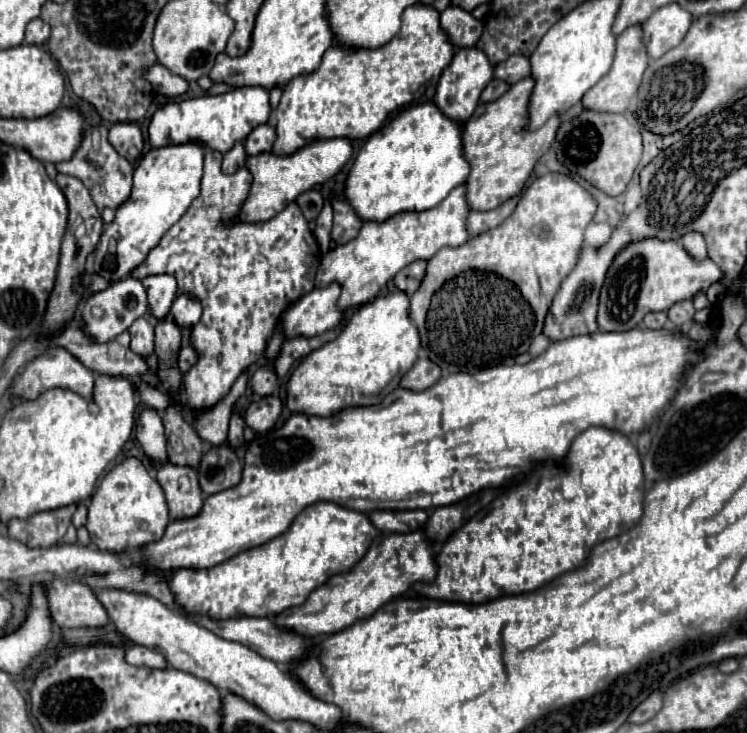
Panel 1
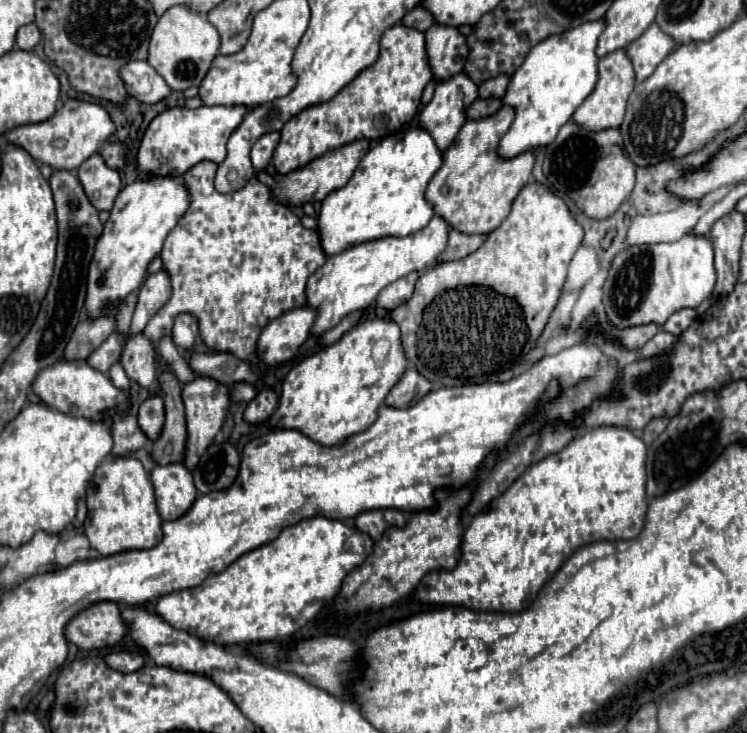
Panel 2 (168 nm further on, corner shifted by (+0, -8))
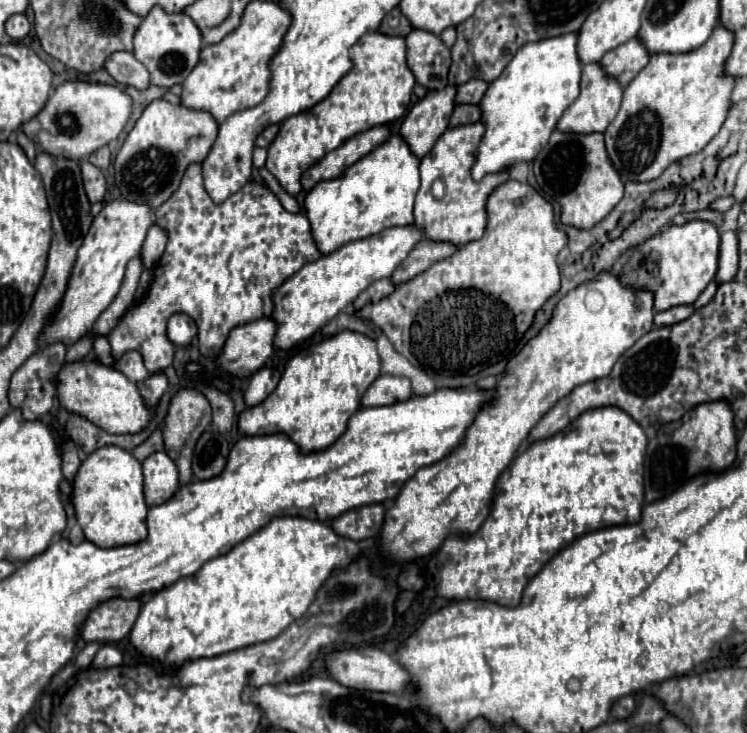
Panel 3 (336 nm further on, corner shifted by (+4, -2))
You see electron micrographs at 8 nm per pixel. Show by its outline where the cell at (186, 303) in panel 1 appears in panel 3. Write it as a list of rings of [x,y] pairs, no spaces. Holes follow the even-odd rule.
[[[173,314],[167,322],[167,336],[177,348],[185,348],[197,336],[197,326],[187,314]]]

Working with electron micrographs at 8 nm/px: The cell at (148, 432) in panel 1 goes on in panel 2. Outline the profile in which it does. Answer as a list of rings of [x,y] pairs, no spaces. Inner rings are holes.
[[[147,398],[141,406],[139,406],[139,414],[137,414],[139,426],[143,430],[143,434],[149,440],[159,438],[159,430],[163,430],[163,400],[157,398]]]

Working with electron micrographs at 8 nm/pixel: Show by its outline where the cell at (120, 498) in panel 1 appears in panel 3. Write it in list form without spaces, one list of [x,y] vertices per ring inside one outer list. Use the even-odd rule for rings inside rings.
[[[103,446],[89,454],[73,480],[73,506],[77,524],[89,542],[101,548],[137,544],[147,538],[147,506],[143,500],[141,462],[123,448]]]

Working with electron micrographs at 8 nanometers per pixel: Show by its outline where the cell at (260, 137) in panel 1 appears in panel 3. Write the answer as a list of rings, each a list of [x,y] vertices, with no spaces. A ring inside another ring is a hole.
[[[271,124],[271,126],[267,126],[267,128],[259,134],[259,138],[257,138],[257,146],[267,148],[267,146],[271,144],[271,140],[277,136],[277,132],[279,132],[279,124]]]

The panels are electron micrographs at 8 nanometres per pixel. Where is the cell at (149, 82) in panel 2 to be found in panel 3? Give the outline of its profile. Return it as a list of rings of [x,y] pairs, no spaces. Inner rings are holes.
[[[113,52],[105,60],[105,70],[123,86],[135,86],[137,90],[145,90],[149,86],[147,68],[139,64],[131,52]]]

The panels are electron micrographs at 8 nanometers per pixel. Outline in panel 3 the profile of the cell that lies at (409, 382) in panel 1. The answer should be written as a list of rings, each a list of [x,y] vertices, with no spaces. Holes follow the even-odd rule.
[[[383,374],[371,384],[371,388],[363,394],[361,406],[379,406],[379,404],[395,404],[395,400],[407,400],[411,396],[409,378]]]

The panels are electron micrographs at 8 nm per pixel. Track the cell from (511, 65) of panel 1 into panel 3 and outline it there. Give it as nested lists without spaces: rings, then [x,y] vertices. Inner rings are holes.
[[[469,80],[467,84],[461,84],[455,94],[455,104],[479,104],[487,90],[487,82],[483,80]]]

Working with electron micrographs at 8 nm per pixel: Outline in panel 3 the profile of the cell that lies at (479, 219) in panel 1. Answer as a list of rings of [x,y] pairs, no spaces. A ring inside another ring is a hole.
[[[421,240],[411,250],[411,256],[407,256],[407,260],[403,260],[403,264],[399,264],[399,268],[395,268],[395,272],[391,274],[389,280],[395,280],[395,288],[397,288],[399,284],[403,284],[403,282],[415,278],[417,274],[425,272],[435,262],[451,256],[455,250],[457,250],[457,246],[447,244],[447,242]]]

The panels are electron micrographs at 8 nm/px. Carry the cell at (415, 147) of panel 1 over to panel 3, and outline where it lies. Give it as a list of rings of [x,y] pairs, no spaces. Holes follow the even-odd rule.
[[[395,134],[387,142],[377,146],[373,152],[363,156],[359,162],[349,166],[341,176],[319,182],[305,196],[303,206],[307,218],[311,220],[311,236],[315,236],[315,244],[319,252],[331,254],[347,242],[379,234],[385,228],[413,224],[413,202],[417,190],[419,190],[419,158],[415,158],[409,146],[403,142],[403,138]]]

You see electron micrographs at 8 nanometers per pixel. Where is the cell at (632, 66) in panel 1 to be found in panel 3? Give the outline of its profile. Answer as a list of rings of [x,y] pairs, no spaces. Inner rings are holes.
[[[585,64],[579,100],[575,100],[575,104],[571,104],[571,108],[567,108],[567,112],[563,112],[563,116],[559,118],[557,130],[559,132],[575,132],[575,134],[605,132],[605,128],[611,124],[611,120],[619,112],[621,96],[623,96],[623,88],[619,86],[617,80],[609,78],[599,64]]]

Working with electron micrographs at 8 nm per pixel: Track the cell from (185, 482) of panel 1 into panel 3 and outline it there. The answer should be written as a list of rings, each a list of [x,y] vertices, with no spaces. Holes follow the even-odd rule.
[[[155,452],[143,460],[143,494],[147,506],[167,502],[179,488],[177,466],[165,452]]]

